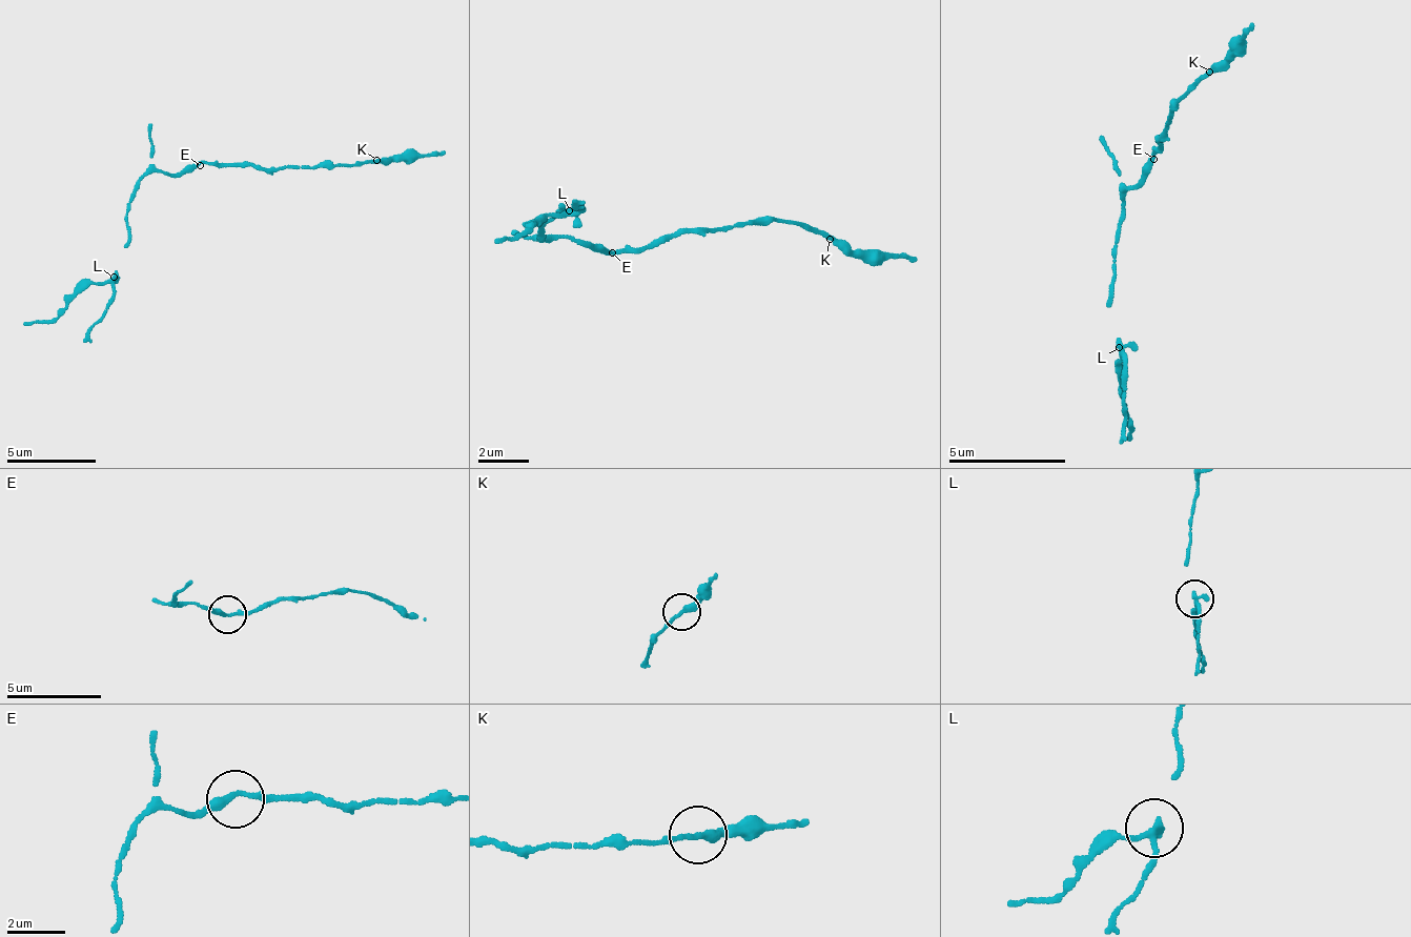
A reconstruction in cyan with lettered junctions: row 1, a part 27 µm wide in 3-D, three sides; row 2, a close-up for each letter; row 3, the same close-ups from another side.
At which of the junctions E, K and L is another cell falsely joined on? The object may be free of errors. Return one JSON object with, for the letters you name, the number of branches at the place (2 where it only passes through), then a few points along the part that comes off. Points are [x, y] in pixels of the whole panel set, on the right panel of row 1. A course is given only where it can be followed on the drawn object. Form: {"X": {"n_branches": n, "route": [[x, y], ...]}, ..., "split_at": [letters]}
{"L": {"n_branches": 2, "route": [[1121, 349], [1113, 363], [1130, 439]]}, "split_at": ["L"]}

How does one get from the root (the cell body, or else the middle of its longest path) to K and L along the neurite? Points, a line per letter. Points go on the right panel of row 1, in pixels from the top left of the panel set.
K: (1151, 166), (1151, 150), (1163, 143), (1159, 136), (1169, 130), (1170, 111), (1209, 72)
L: (1151, 166), (1137, 186), (1119, 192), (1125, 208), (1116, 282), (1109, 287), (1107, 306), (1121, 349)

